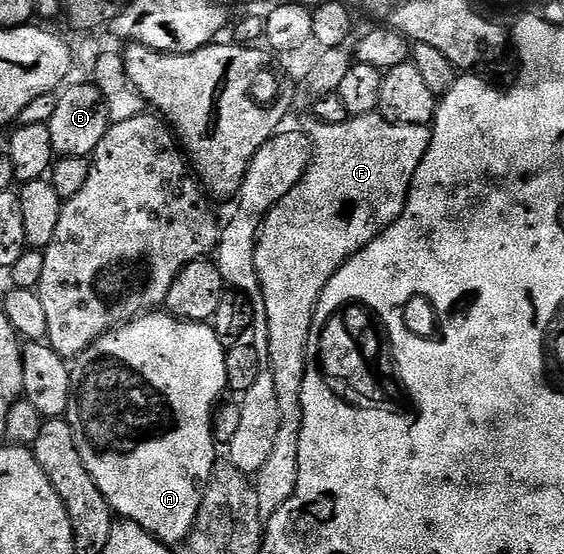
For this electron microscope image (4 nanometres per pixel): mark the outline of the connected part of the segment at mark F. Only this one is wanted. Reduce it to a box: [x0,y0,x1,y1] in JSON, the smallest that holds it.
[256,112,430,520]

